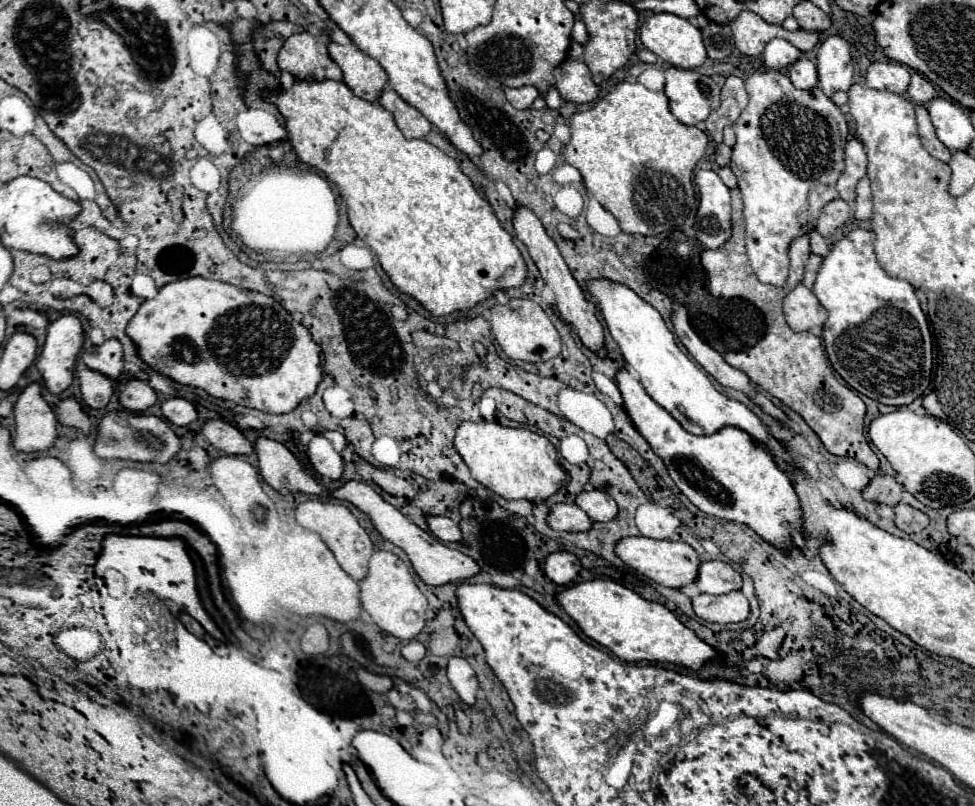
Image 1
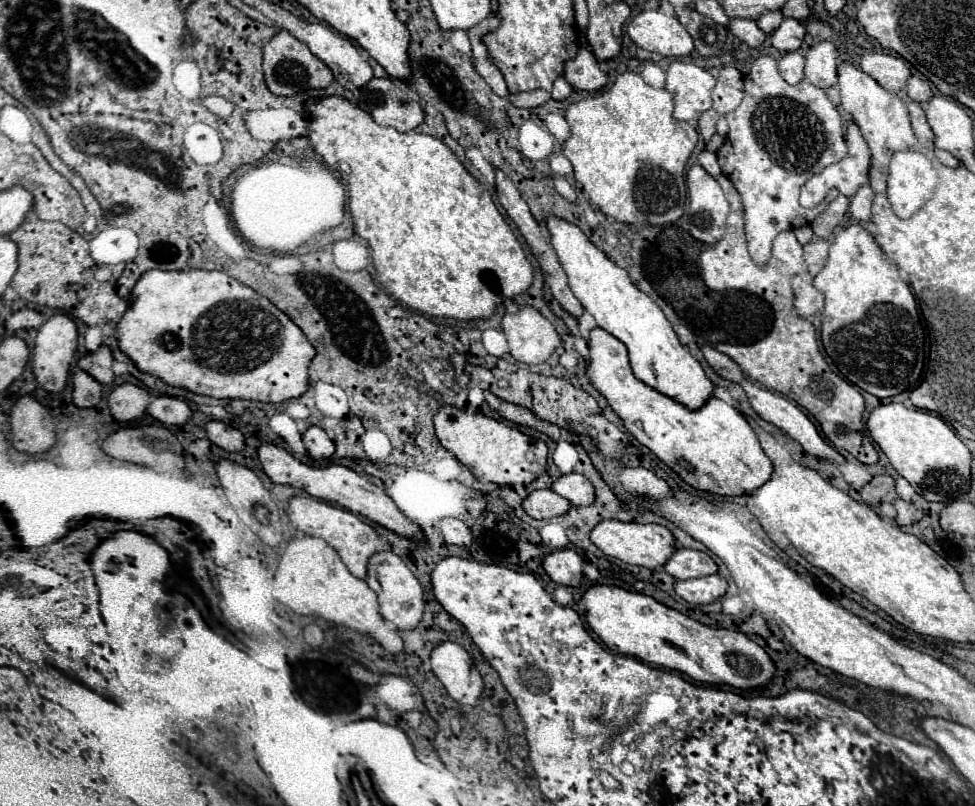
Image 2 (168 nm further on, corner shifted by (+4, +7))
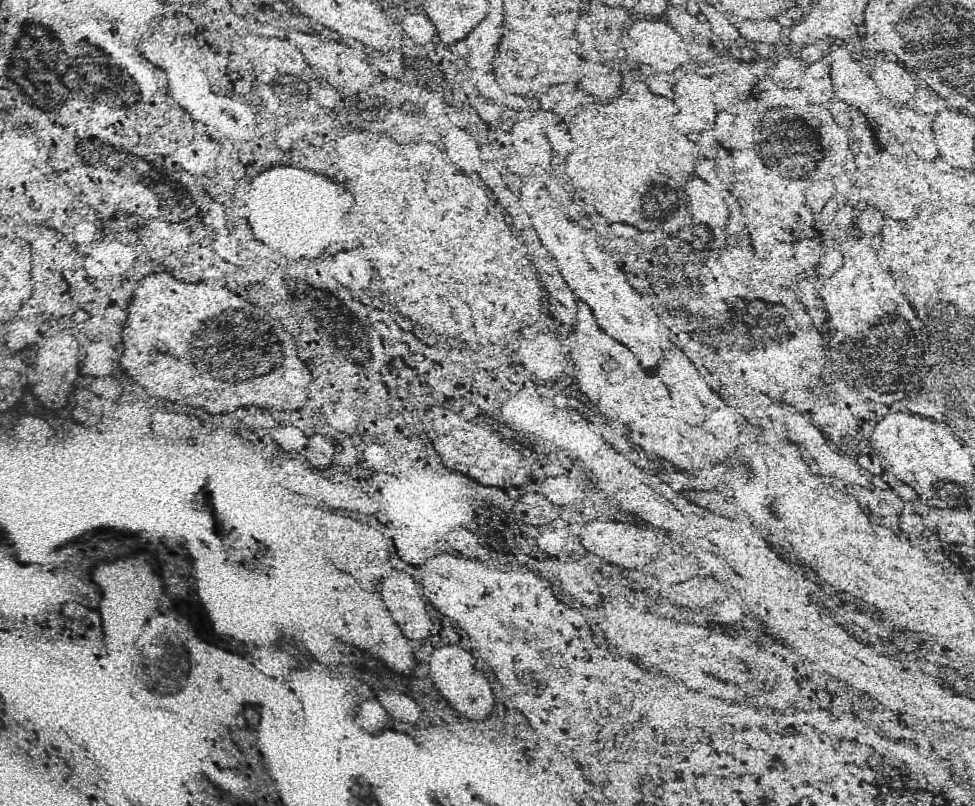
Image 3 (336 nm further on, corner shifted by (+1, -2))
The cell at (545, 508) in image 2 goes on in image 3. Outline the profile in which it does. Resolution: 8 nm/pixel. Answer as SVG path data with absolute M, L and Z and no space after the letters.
M527 493L515 505L517 517L527 525L551 525L557 521L557 507L541 493Z

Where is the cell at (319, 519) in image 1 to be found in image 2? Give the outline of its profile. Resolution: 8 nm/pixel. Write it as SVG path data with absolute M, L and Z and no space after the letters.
M294 496L290 500L290 508L288 508L288 516L290 522L302 530L304 534L310 536L318 536L324 538L342 558L342 562L346 564L346 568L356 576L356 578L366 578L366 570L368 570L368 558L376 552L376 544L378 544L378 534L374 532L374 528L366 522L362 522L356 514L352 514L346 508L340 508L336 504L318 500L314 496Z

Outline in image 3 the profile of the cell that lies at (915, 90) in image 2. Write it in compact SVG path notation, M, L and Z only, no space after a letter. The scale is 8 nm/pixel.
M920 79L915 107L917 107L923 115L935 115L944 105L946 105L946 101L941 99L941 97L937 97L937 93Z

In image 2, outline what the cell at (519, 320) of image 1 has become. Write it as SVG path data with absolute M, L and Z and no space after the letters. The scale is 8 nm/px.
M520 306L516 314L502 316L502 332L510 344L510 354L524 364L540 364L560 344L560 336L536 308Z

